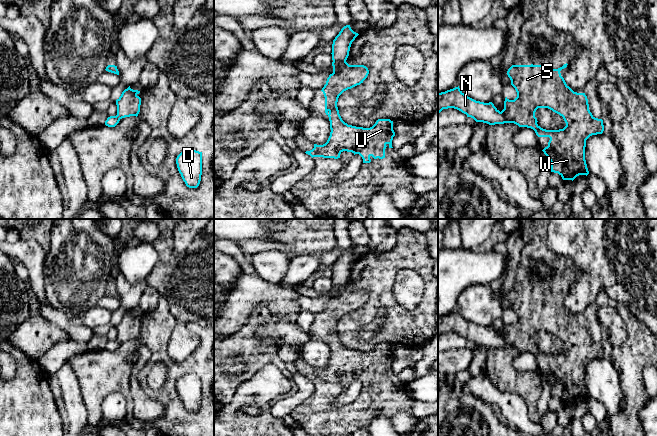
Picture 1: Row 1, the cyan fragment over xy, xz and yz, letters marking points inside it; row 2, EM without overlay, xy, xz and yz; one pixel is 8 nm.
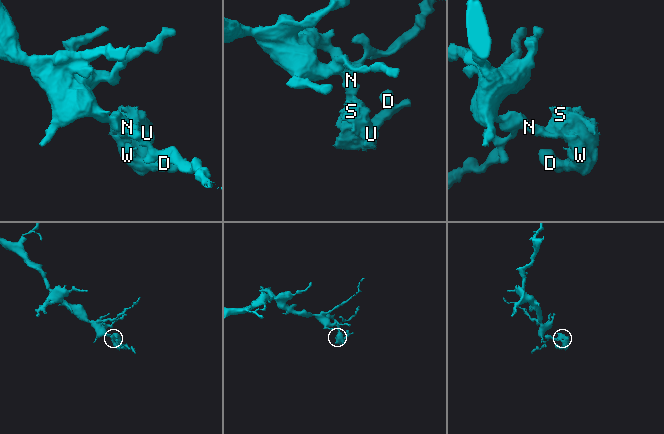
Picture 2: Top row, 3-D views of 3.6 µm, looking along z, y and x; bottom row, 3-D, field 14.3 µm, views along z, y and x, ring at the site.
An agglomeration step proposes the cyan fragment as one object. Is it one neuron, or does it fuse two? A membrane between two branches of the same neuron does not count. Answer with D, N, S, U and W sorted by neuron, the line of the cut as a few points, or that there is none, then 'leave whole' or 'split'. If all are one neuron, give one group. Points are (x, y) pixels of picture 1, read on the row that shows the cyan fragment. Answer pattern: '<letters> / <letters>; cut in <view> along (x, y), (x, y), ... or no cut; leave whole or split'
D S U W / N; cut in xz along (345, 60), (341, 67), (333, 73); split

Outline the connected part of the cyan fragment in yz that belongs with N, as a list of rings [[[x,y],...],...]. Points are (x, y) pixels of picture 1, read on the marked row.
[[[458,87],[438,93],[438,114],[443,109],[454,108],[476,122],[489,125],[514,123],[500,112],[492,102],[484,103],[466,96]]]

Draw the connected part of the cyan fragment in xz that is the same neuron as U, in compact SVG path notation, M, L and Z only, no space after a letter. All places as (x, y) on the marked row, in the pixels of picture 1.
M346 61L340 70L327 78L322 88L325 97L325 113L330 121L330 136L323 145L314 144L314 148L305 153L313 157L340 158L343 151L359 154L363 163L370 163L374 159L385 158L388 144L392 147L395 136L393 121L378 119L370 128L356 127L345 123L337 107L339 96L346 90L363 83L369 70L364 65L349 65Z

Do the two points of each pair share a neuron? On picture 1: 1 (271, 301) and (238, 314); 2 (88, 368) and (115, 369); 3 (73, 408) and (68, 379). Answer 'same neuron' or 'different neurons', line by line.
1: same neuron
2: same neuron
3: same neuron

